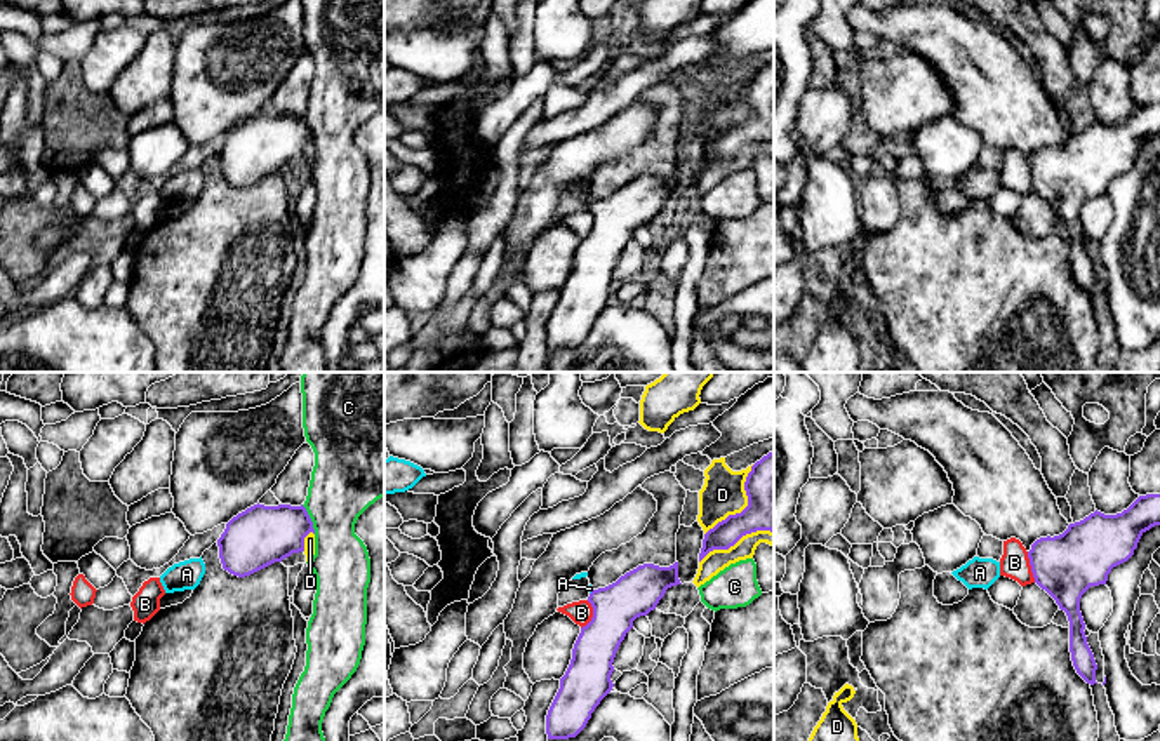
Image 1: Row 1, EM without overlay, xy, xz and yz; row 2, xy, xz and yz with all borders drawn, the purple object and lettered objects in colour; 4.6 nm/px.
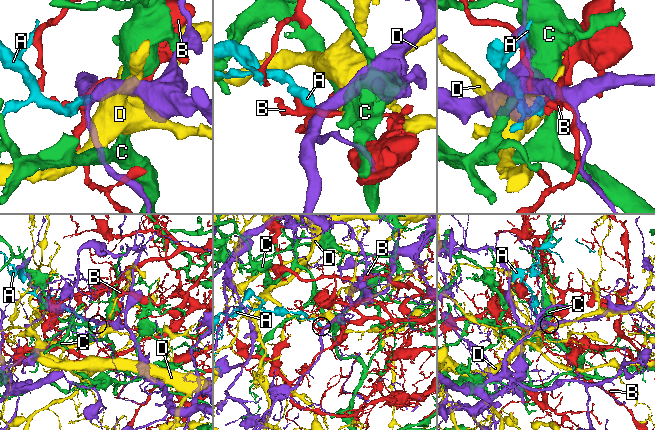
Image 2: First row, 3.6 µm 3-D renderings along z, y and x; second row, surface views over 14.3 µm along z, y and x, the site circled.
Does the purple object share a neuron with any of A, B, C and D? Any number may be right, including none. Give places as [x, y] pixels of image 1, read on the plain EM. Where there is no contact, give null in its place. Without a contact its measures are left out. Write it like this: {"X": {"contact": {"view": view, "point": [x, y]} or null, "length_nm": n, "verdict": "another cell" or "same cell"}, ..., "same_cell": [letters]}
{"A": {"contact": {"view": "xz", "point": [592, 202]}, "length_nm": 30, "verdict": "same cell"}, "B": {"contact": {"view": "yz", "point": [1032, 178]}, "length_nm": 150, "verdict": "another cell"}, "C": {"contact": {"view": "xy", "point": [310, 129]}, "length_nm": 150, "verdict": "another cell"}, "D": {"contact": {"view": "xz", "point": [746, 117]}, "length_nm": 400, "verdict": "another cell"}, "same_cell": ["A"]}

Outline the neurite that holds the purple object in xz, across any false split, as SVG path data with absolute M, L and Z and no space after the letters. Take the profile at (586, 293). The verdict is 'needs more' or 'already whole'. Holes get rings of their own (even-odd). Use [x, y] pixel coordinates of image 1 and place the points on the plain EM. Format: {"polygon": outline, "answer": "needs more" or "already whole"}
{"polygon": "M678 172L670 177L643 174L590 204L593 228L581 238L570 275L548 320L548 350L576 348L586 337L595 318L614 297L612 273L633 231L654 221L666 200L677 195L682 195Z", "answer": "already whole"}

